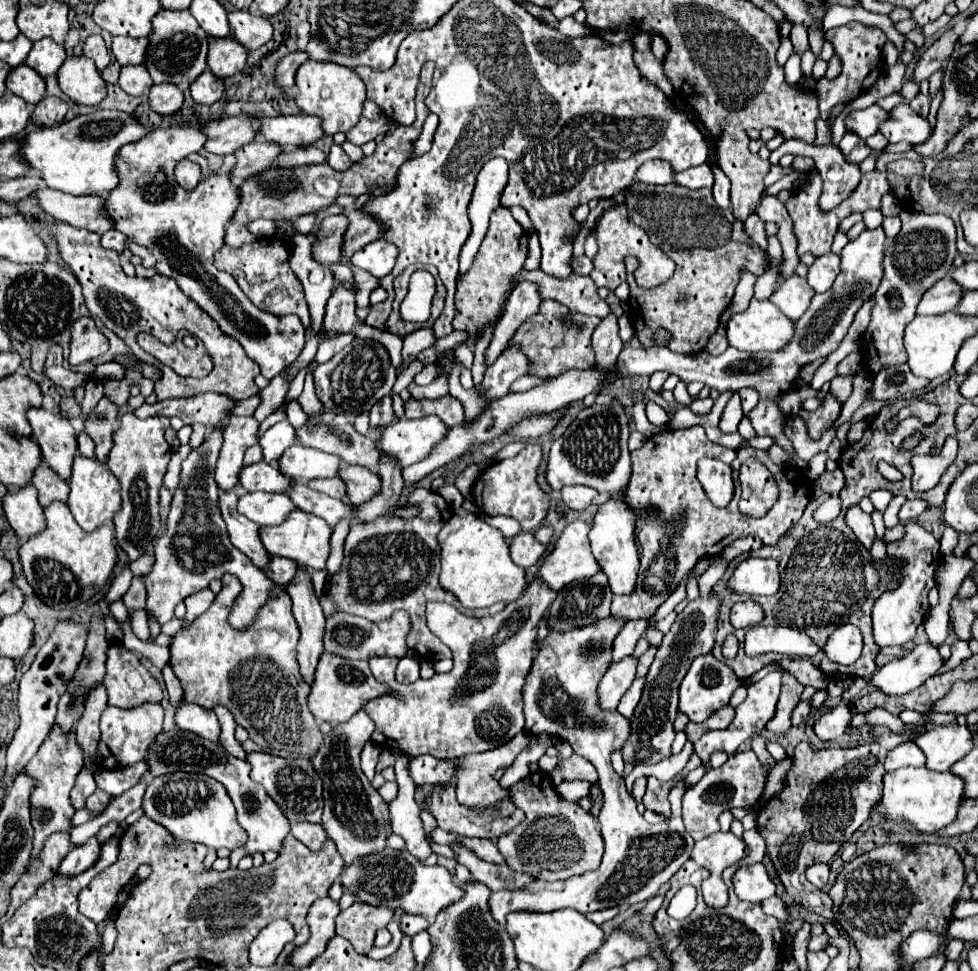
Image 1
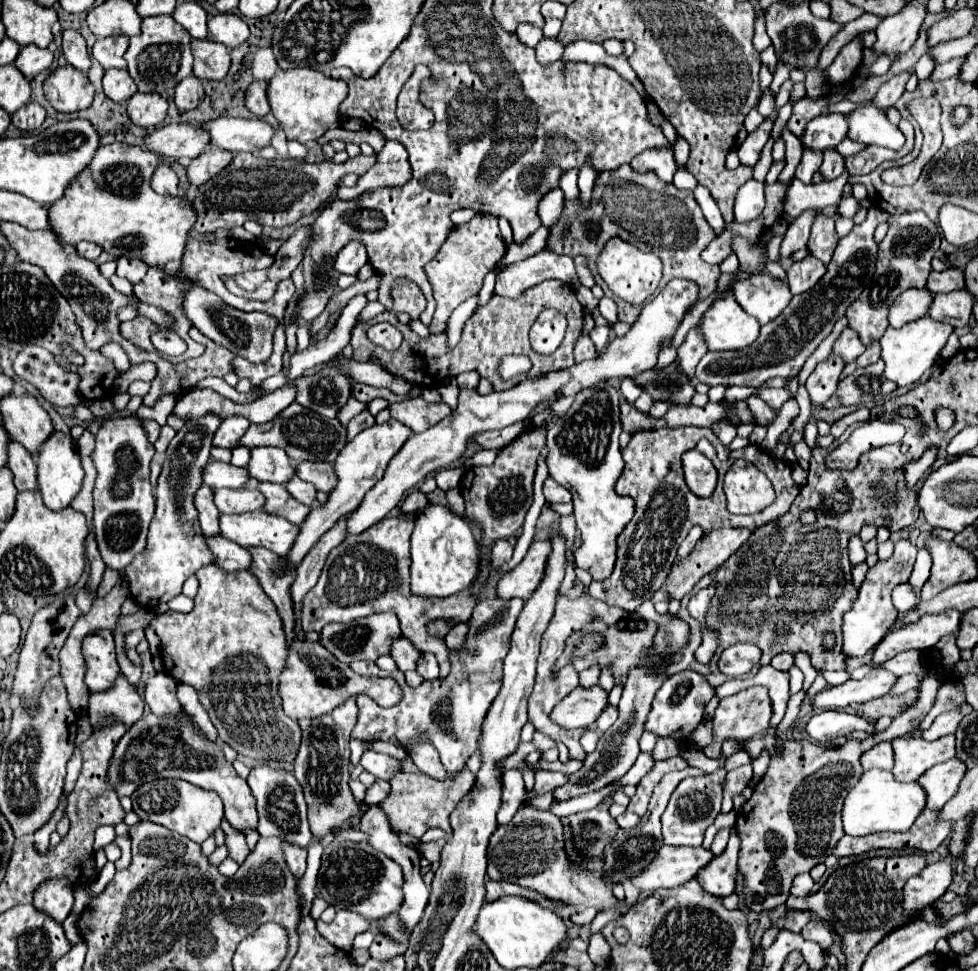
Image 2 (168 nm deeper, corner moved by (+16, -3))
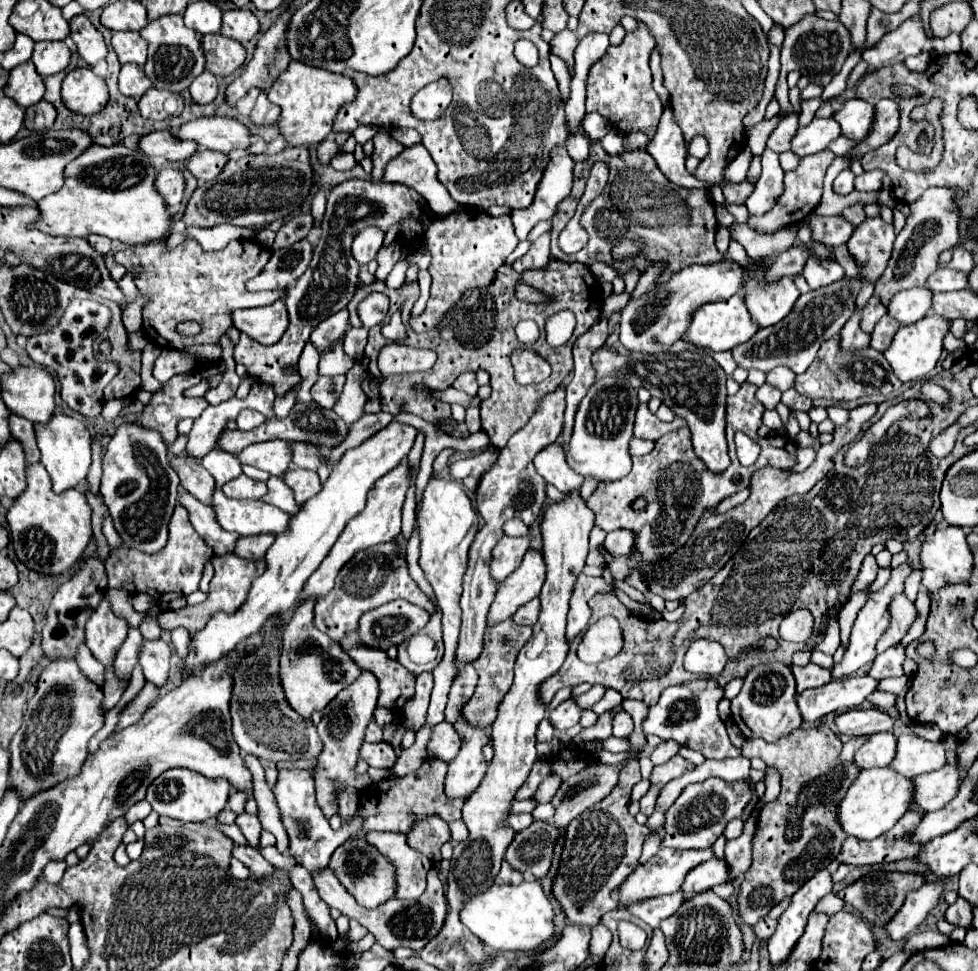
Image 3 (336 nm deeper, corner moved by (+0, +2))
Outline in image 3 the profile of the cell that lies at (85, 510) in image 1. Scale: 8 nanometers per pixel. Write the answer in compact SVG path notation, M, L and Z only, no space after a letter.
M56 413L48 425L36 425L36 437L42 451L42 465L46 467L56 493L64 493L78 487L80 481L86 481L90 471L90 433L82 421Z

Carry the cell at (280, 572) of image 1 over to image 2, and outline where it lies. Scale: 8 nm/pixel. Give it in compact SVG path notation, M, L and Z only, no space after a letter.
M216 534L216 538L204 536L204 540L208 542L208 548L212 550L212 554L216 558L214 564L220 566L222 570L248 570L250 568L252 558L246 548L222 538L220 534Z

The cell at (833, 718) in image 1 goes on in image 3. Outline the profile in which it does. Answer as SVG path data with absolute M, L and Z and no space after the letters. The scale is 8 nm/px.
M852 709L834 719L842 735L870 735L892 729L892 717L878 709Z

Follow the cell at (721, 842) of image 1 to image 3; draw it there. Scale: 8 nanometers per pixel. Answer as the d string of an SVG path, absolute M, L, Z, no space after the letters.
M660 849L656 853L656 857L652 857L648 863L644 865L638 865L632 875L628 875L628 879L620 885L620 903L622 905L630 905L634 901L640 901L640 899L648 899L648 897L656 897L656 895L666 895L666 893L674 893L674 891L680 891L682 889L682 883L686 879L686 875L700 863L712 859L714 853L712 849L684 849L684 851L678 851L678 849Z

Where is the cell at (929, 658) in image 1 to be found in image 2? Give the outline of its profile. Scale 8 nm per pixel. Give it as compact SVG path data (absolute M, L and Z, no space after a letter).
M874 668L862 680L848 680L840 686L826 686L816 698L812 700L814 710L842 710L850 704L862 704L872 698L880 698L890 692L894 686L896 676L888 670Z

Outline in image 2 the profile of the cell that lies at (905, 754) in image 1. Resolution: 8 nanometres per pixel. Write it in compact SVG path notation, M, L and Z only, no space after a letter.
M880 742L876 746L872 746L870 750L866 750L860 758L862 768L870 770L870 768L882 768L882 770L892 770L894 766L894 756L892 756L892 746L890 742Z

